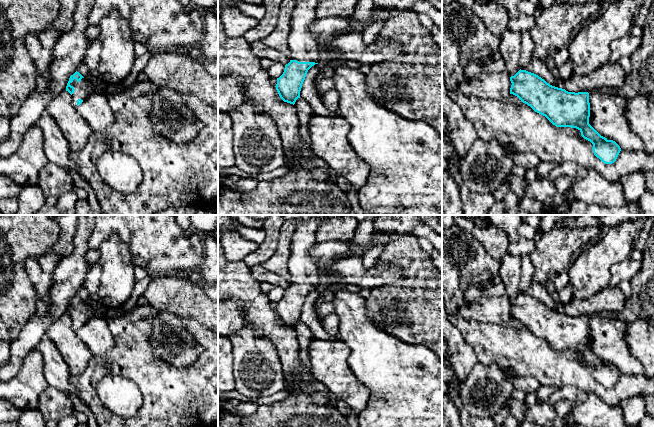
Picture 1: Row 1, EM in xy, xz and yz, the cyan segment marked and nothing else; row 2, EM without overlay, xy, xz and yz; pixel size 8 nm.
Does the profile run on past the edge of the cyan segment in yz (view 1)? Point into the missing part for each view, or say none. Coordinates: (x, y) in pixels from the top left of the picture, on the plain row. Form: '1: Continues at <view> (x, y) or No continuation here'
1: Continues at yz (496, 310)

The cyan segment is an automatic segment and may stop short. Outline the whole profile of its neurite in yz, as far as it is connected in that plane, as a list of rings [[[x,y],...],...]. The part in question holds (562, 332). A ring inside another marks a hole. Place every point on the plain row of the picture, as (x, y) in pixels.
[[[520,293],[511,301],[507,296],[473,301],[459,310],[459,317],[502,326],[507,326],[509,319],[513,318],[556,351],[578,353],[581,360],[593,368],[594,379],[605,388],[614,387],[621,375],[615,365],[601,360],[589,348],[588,316],[568,316]]]

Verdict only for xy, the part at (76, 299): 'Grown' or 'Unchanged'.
Grown

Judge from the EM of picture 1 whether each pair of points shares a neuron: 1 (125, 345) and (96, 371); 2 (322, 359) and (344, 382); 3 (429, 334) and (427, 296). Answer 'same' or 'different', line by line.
1: same
2: same
3: same

